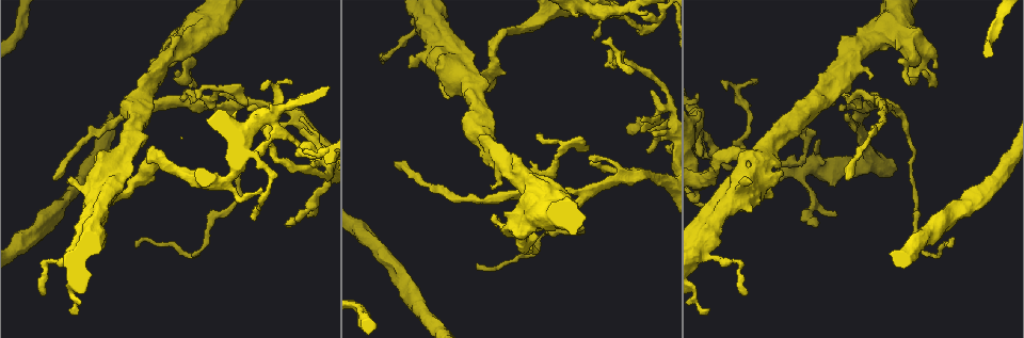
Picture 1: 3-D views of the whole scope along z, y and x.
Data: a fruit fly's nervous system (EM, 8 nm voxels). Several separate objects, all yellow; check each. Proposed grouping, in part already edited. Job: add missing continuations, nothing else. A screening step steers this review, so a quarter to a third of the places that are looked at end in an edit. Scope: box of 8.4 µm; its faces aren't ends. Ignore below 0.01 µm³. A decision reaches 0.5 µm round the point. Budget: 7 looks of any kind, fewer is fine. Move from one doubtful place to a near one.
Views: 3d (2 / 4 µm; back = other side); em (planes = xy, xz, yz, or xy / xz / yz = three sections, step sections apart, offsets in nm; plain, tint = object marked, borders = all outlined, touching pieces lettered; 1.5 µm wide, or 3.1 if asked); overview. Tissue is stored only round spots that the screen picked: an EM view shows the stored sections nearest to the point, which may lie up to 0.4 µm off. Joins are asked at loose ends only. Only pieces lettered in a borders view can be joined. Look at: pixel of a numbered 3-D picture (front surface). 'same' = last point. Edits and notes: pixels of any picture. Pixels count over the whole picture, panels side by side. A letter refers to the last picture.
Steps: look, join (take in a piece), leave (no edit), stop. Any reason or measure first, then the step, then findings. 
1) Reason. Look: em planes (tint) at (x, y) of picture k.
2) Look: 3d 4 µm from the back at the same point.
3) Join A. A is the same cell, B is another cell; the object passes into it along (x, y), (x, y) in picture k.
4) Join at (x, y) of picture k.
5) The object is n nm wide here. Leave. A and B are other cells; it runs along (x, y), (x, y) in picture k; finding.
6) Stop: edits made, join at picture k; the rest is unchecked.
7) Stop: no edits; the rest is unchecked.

An open end. Look: 3d 2 µm at (910, 81) of picture 1.

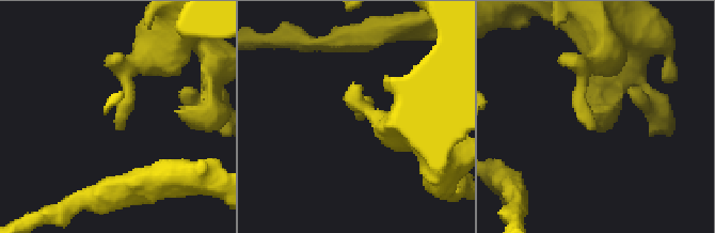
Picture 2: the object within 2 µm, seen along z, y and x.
Look: em yz step 4 (tint) at (358, 116) of picture 2.

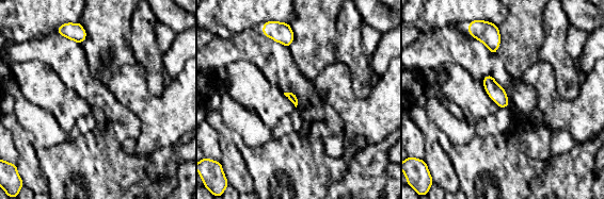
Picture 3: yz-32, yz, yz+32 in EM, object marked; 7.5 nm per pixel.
Look: em planes (borders) at the same point.

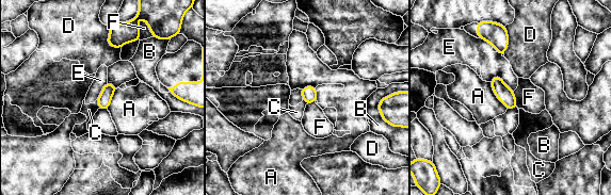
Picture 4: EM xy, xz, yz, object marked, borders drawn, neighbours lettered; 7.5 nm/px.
Leave. A, B, C, D, E and F are other cells; none of them fits.

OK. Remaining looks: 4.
An open end. Look: 3d 2 µm at (301, 118) of picture 1.

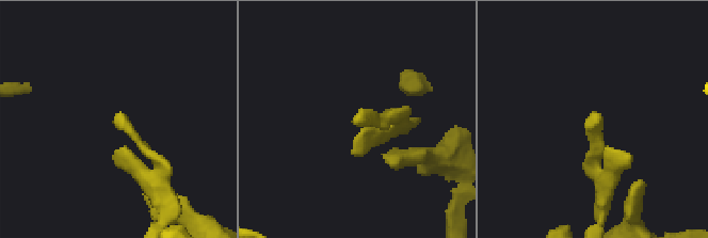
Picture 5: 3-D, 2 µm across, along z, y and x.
Need the tissue. Look: em yz step 4 (borders) at (120, 112) of picture 5.

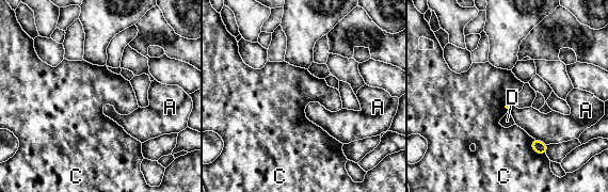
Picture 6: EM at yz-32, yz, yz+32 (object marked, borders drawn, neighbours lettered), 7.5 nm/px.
Another direction. Look: em planes (borders) at the same point.

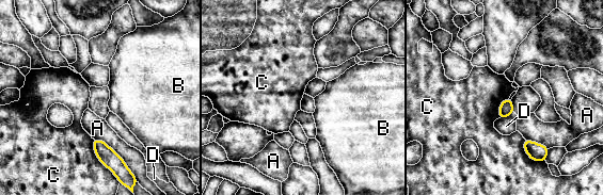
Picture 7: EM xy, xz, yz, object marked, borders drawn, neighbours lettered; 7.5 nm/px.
Leave. A, B, C and D are other cells; none of them fits.

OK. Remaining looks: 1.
Thin end. Look: em planes (borders) at (724, 86) of picture 1.

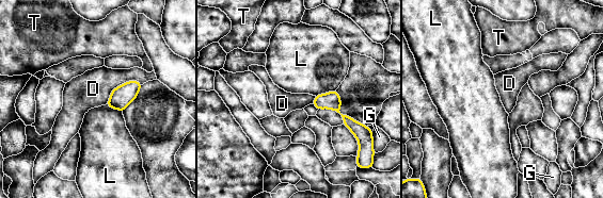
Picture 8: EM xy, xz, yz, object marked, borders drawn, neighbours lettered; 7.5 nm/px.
Leave. D, G, L and T are other cells; a border runs along (335, 89), (315, 96) in picture 8; no lettered piece goes on from it.

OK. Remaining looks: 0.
Stop: no edits; the rest is unchecked.

